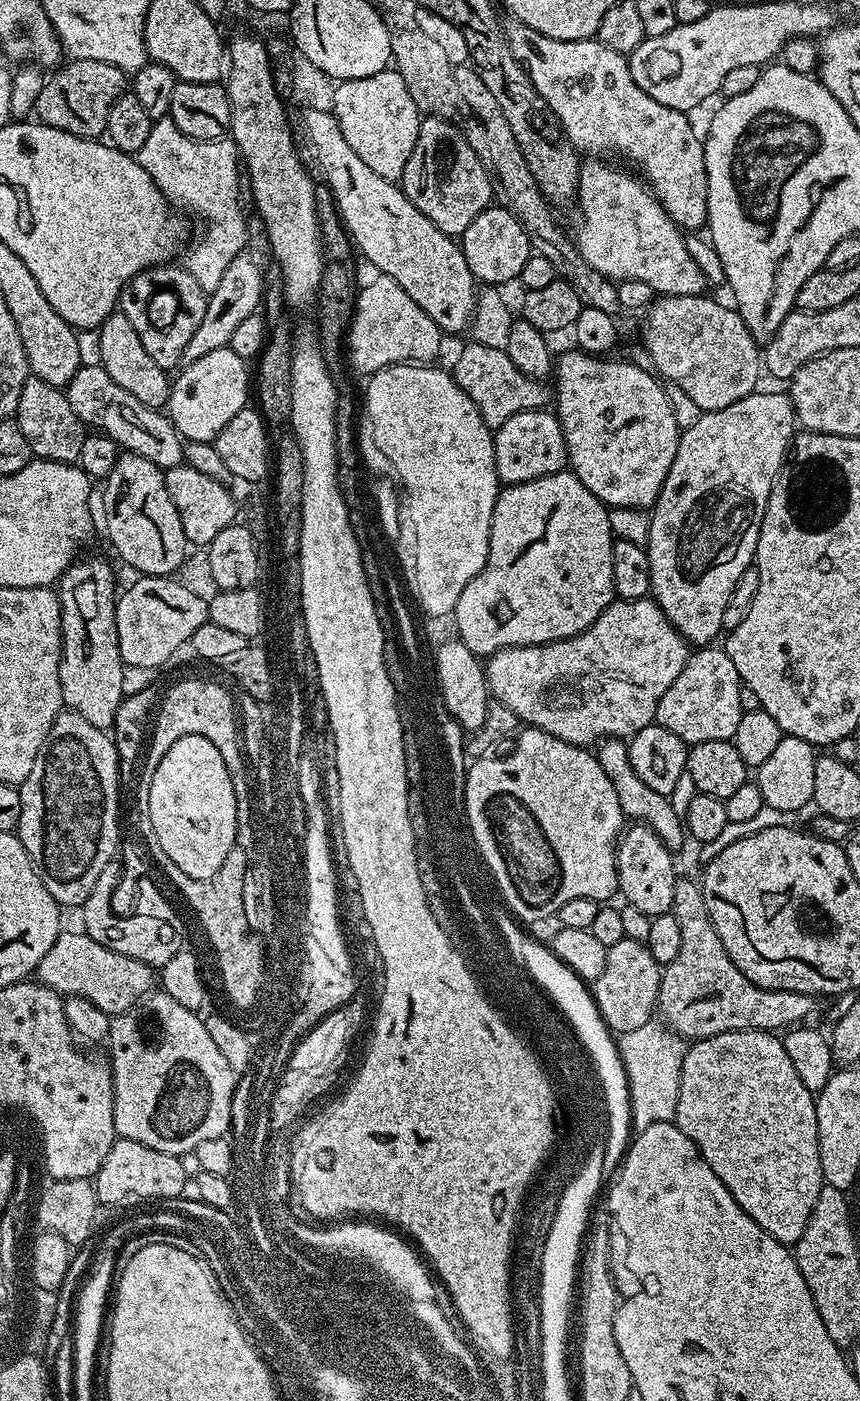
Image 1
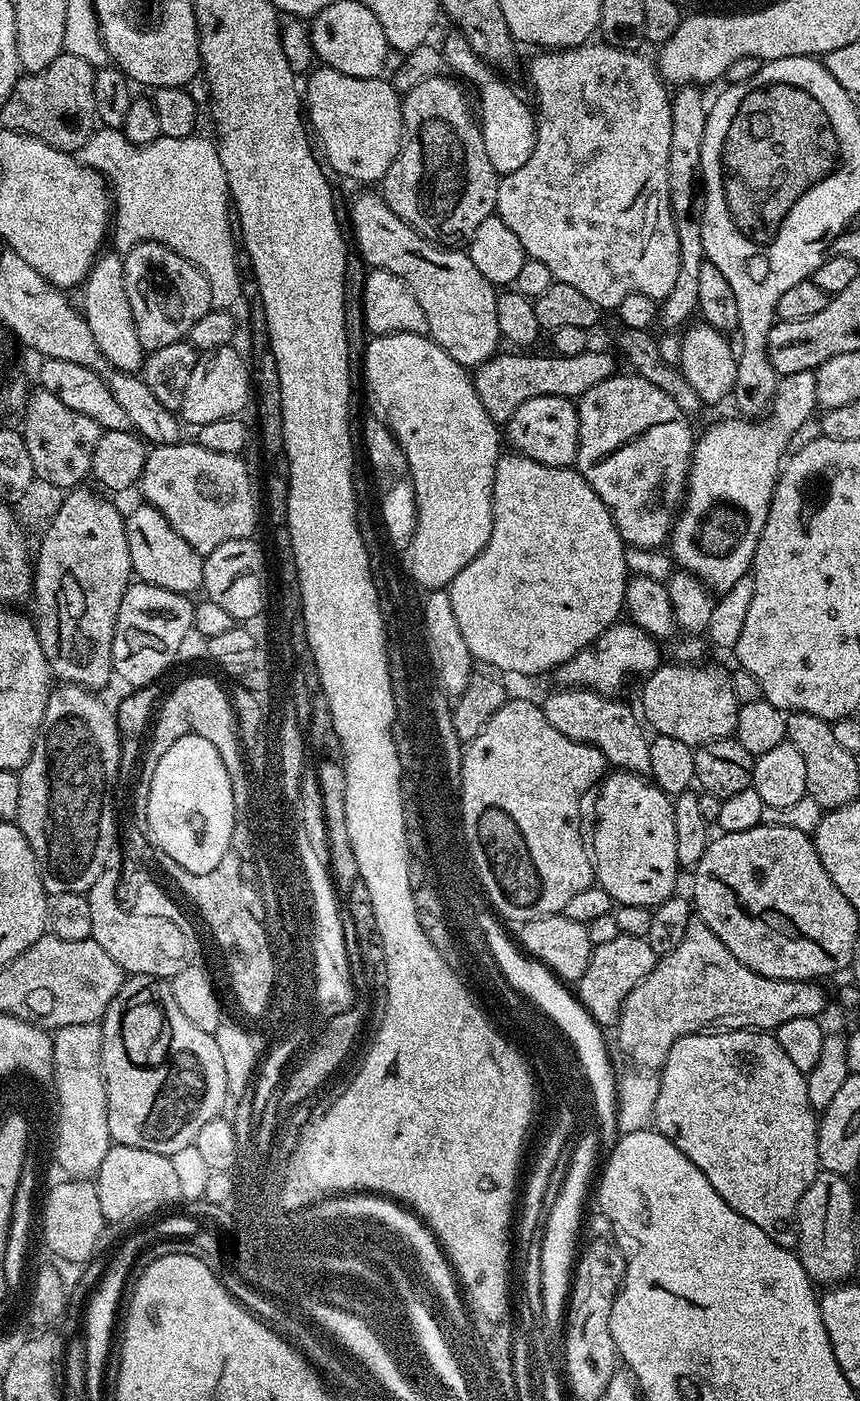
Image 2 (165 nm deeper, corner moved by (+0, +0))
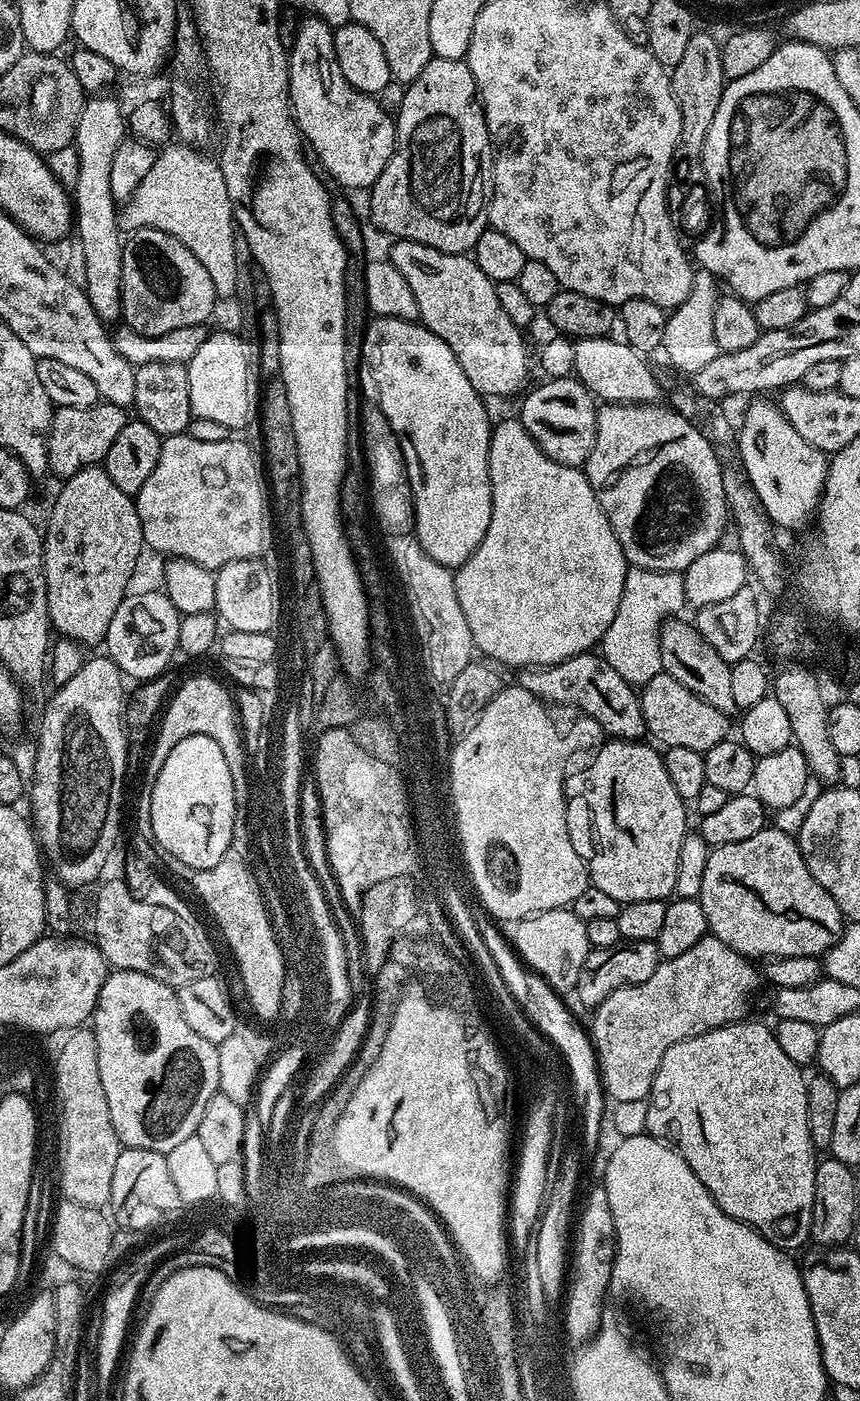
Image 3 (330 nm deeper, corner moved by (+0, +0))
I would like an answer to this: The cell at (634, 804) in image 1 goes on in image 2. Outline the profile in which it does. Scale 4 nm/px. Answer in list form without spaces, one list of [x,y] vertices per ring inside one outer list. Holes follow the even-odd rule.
[[[560,690],[557,696],[548,696],[542,700],[542,707],[550,726],[558,734],[566,734],[579,744],[589,744],[604,755],[605,761],[613,769],[632,772],[635,776],[651,777],[650,740],[643,723],[623,704],[623,699],[600,696],[587,690]]]

